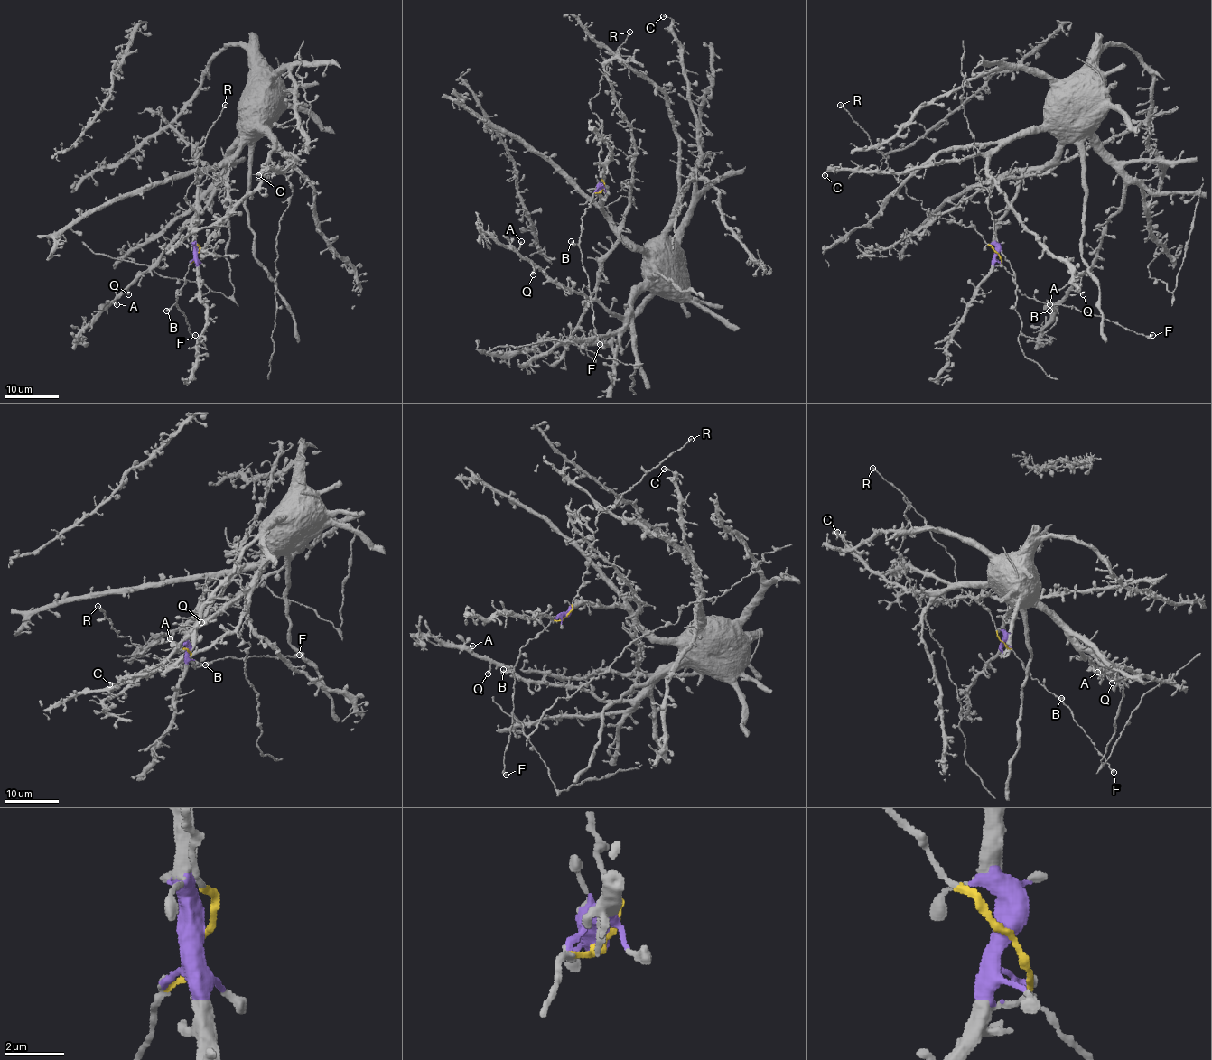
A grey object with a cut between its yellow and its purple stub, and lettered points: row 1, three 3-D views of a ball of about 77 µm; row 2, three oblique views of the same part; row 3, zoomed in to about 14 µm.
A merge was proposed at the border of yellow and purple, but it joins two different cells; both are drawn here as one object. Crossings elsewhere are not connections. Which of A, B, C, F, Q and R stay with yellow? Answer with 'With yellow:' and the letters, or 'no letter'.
With yellow: B, F, R

